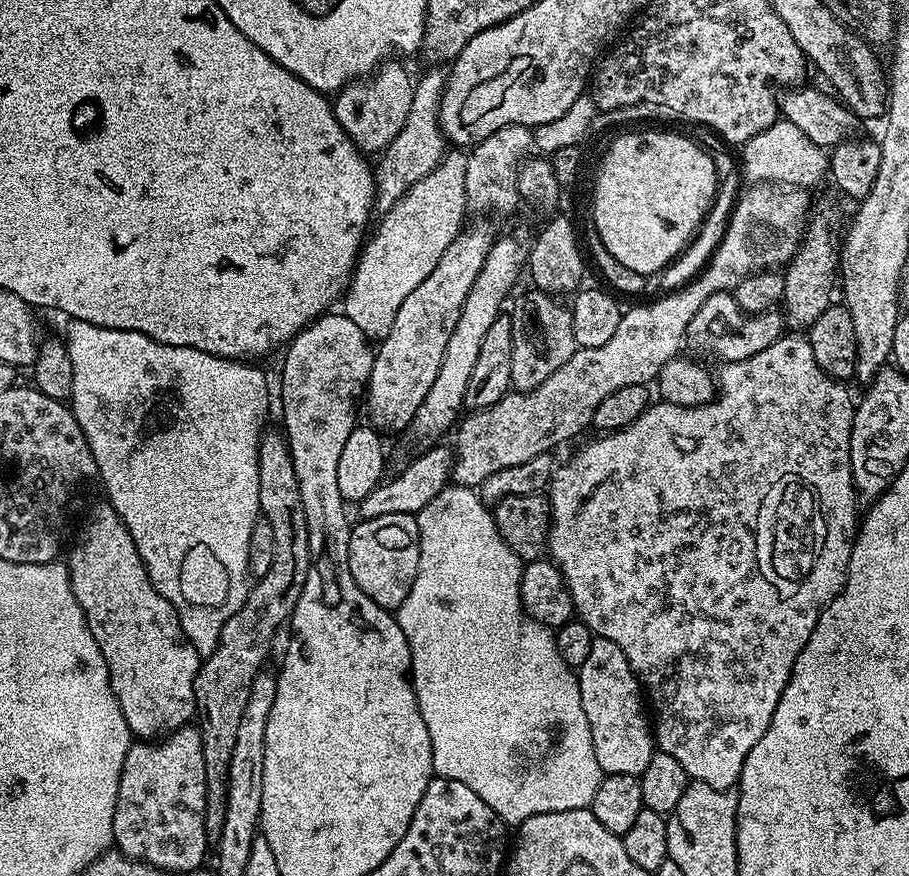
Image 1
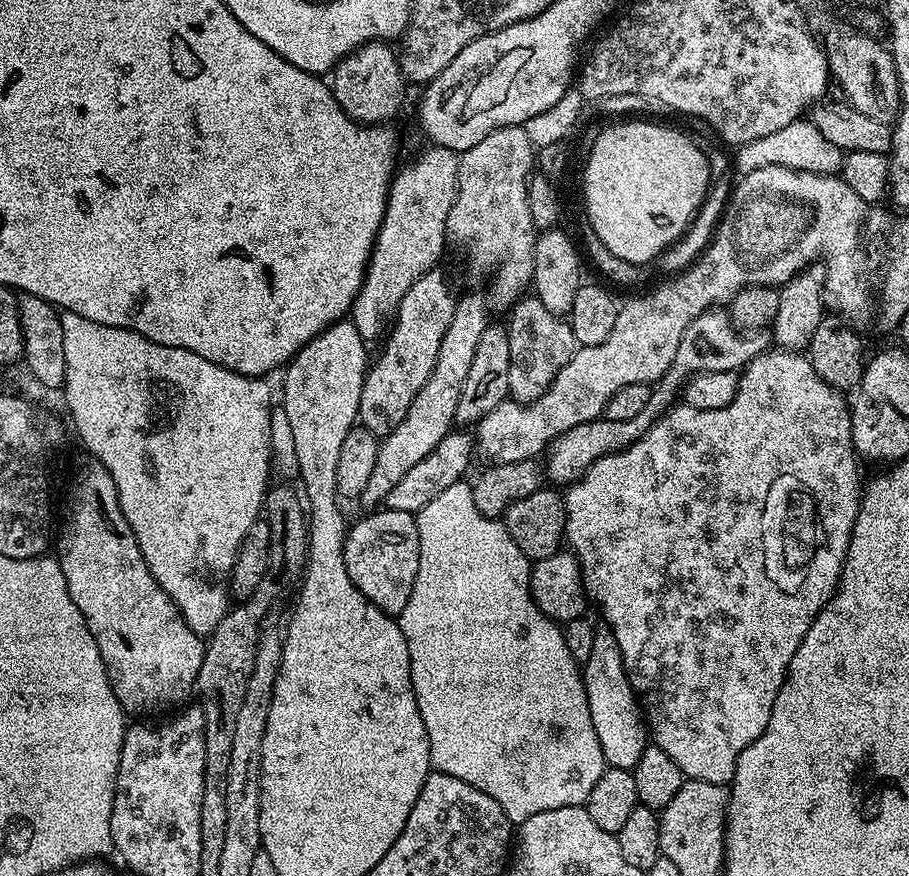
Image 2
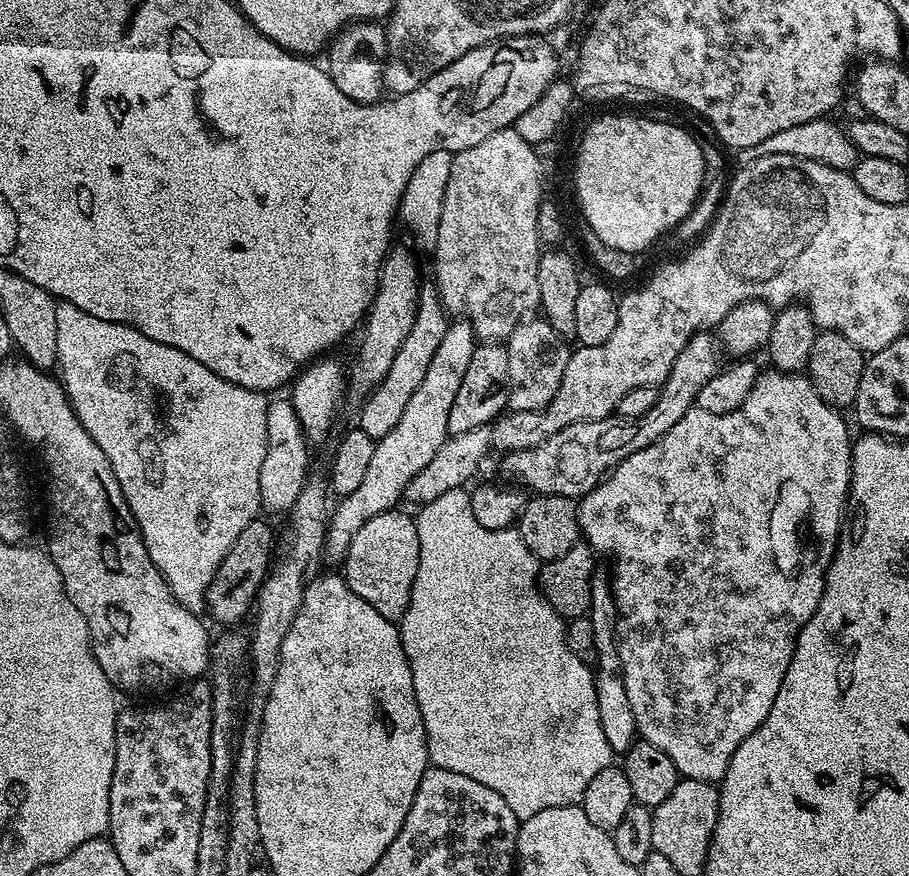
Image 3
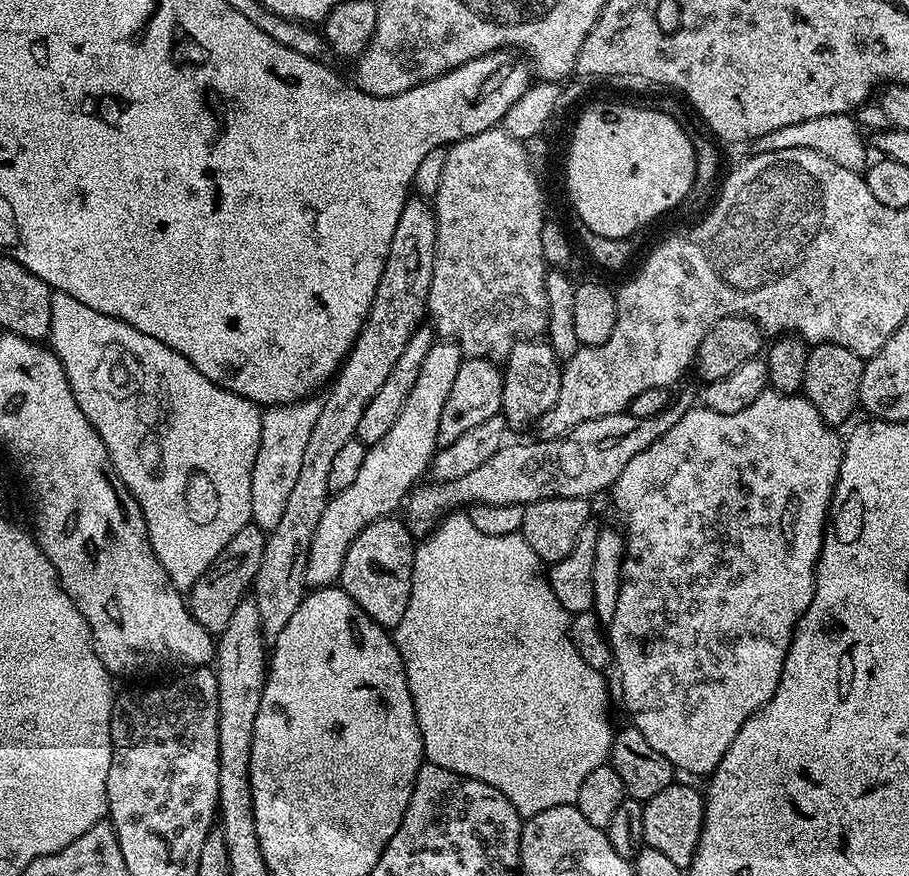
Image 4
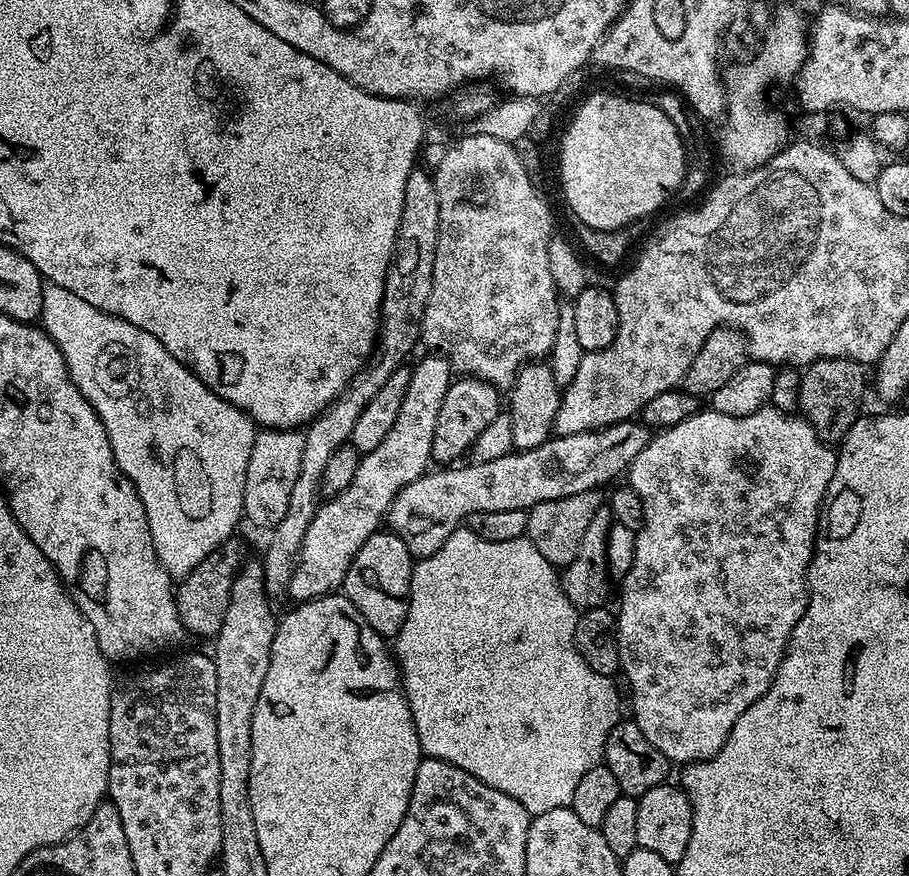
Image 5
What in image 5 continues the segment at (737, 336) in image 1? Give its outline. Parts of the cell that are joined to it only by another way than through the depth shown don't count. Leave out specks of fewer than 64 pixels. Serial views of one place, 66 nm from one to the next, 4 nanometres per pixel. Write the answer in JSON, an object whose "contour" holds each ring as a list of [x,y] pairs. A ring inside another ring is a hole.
{"contour":[[[623,420],[621,424],[612,424],[609,428],[565,436],[553,435],[546,442],[542,442],[542,446],[507,452],[502,458],[494,458],[494,462],[464,462],[465,464],[461,463],[459,466],[444,466],[436,470],[440,472],[429,470],[414,482],[410,482],[410,486],[398,490],[394,502],[388,508],[386,524],[391,531],[400,535],[402,542],[406,542],[413,557],[423,558],[434,554],[434,550],[438,550],[442,542],[446,542],[446,538],[450,538],[450,534],[454,534],[454,530],[467,521],[471,512],[527,510],[538,502],[570,498],[570,494],[603,489],[603,484],[610,483],[615,476],[623,477],[627,473],[628,467],[634,462],[636,455],[647,446],[649,439],[650,429],[647,424]]]}

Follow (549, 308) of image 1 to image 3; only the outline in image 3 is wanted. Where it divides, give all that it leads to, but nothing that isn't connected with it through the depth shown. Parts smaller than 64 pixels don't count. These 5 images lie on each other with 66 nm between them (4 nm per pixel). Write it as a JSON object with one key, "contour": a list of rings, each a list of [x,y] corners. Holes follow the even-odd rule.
{"contour":[[[525,318],[519,326],[508,335],[506,347],[510,358],[510,374],[508,375],[508,408],[514,412],[540,412],[558,394],[558,386],[562,386],[562,374],[566,374],[566,366],[570,362],[573,349],[568,348],[569,341],[550,326],[543,318]]]}

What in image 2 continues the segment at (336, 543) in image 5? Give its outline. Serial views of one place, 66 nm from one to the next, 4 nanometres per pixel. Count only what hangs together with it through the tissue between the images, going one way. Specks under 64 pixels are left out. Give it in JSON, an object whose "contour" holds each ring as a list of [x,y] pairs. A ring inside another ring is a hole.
{"contour":[[[476,292],[461,295],[456,302],[454,318],[450,318],[450,326],[442,338],[442,346],[438,350],[438,362],[434,362],[434,374],[430,374],[426,386],[418,390],[414,403],[406,418],[391,432],[389,436],[380,440],[378,459],[374,462],[374,471],[366,482],[366,490],[358,497],[358,504],[364,510],[372,510],[383,505],[386,494],[394,490],[394,486],[411,470],[448,432],[453,431],[456,424],[456,407],[458,398],[462,398],[462,386],[466,386],[466,373],[470,370],[474,354],[478,351],[478,342],[482,339],[482,330],[486,330],[490,323],[488,317],[489,301]]]}

